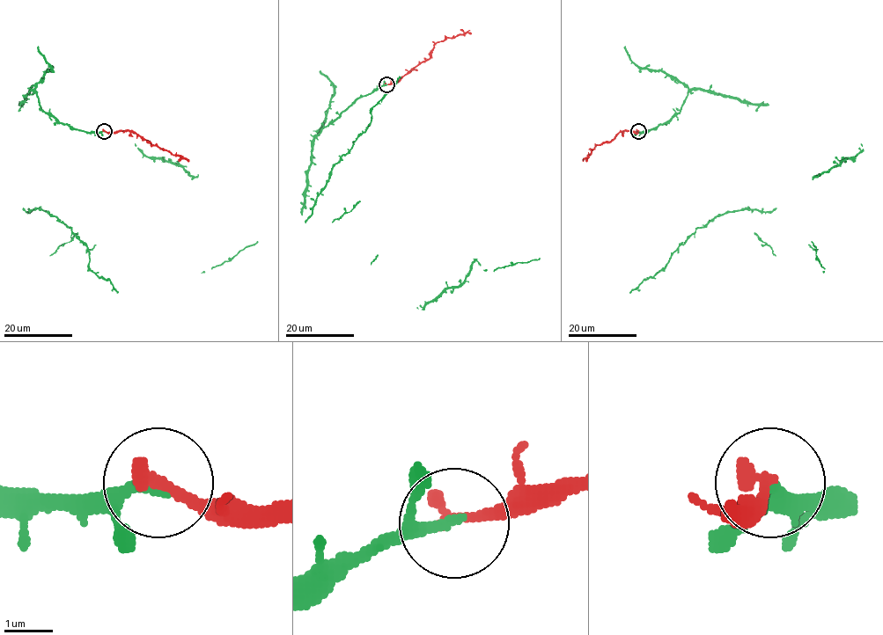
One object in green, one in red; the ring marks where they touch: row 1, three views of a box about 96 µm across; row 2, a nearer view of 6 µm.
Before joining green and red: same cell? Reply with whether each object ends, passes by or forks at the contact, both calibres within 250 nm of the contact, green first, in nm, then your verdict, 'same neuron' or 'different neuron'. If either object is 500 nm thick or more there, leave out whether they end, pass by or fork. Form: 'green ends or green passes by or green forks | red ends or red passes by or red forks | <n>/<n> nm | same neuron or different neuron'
green passes by | red ends | 170/360 nm | same neuron

